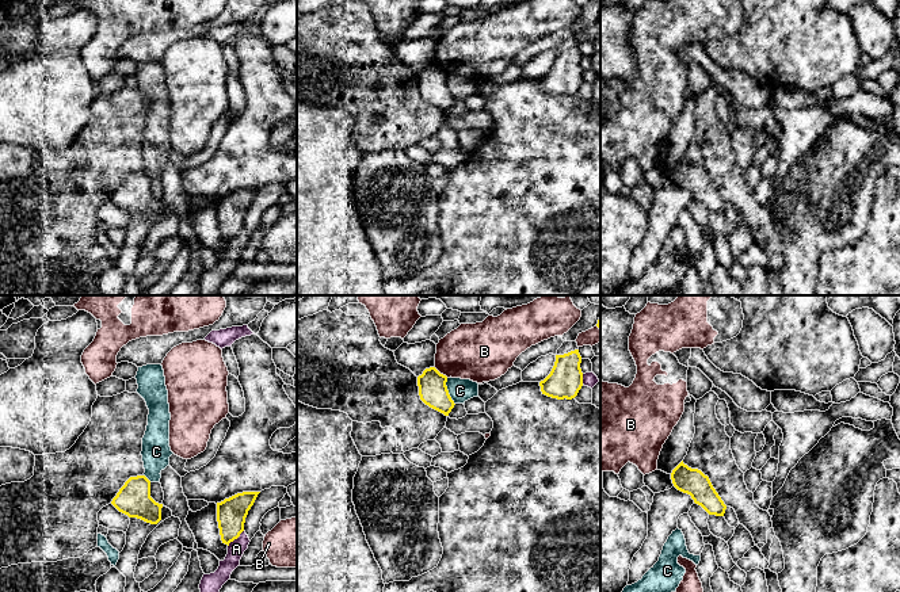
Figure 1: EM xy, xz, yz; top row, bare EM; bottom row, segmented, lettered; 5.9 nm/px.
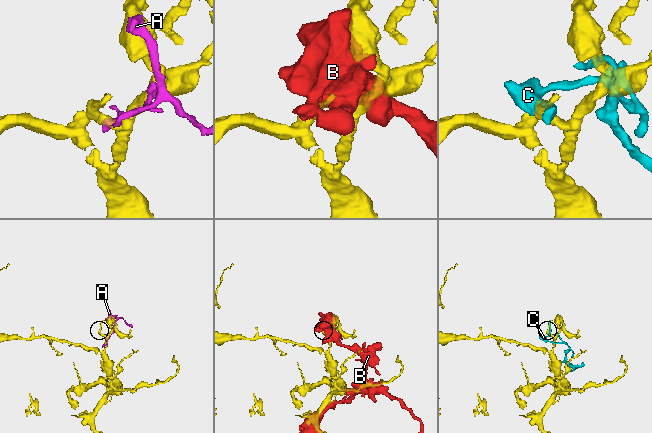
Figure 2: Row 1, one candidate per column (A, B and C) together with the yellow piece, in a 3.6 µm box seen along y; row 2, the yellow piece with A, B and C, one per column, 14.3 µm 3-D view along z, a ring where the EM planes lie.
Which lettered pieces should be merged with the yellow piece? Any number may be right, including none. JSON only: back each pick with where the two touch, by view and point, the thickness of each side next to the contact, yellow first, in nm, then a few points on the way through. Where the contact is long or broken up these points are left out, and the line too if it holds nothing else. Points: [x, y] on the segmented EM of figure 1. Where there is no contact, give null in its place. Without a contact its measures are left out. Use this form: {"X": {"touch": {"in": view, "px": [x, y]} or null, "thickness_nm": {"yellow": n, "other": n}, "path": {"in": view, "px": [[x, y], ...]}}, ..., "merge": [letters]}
{"merge": []}

